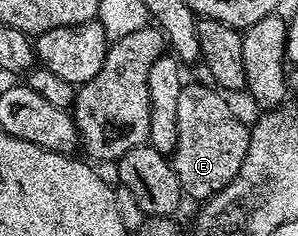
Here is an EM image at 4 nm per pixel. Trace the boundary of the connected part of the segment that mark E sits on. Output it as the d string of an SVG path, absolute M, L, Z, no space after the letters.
M186 82L179 93L179 139L171 156L182 192L196 201L219 193L239 173L249 148L250 128L233 112L226 96L212 86Z

